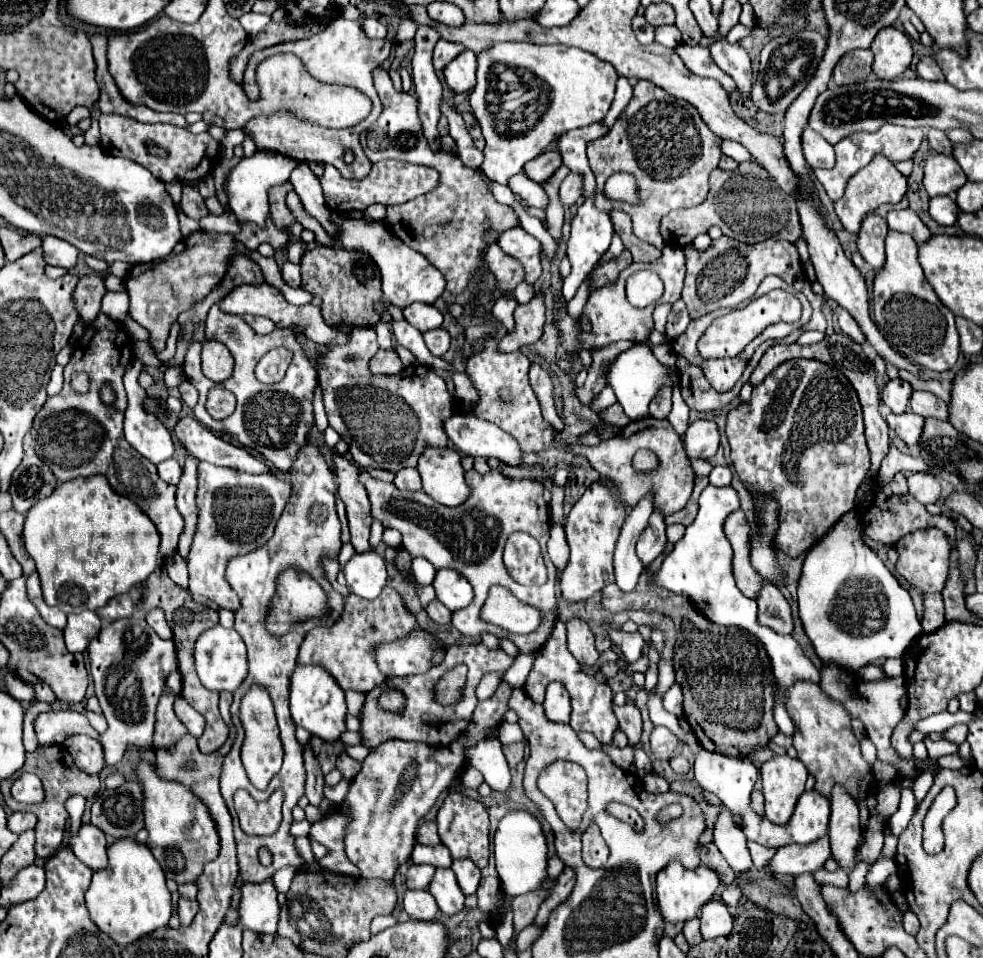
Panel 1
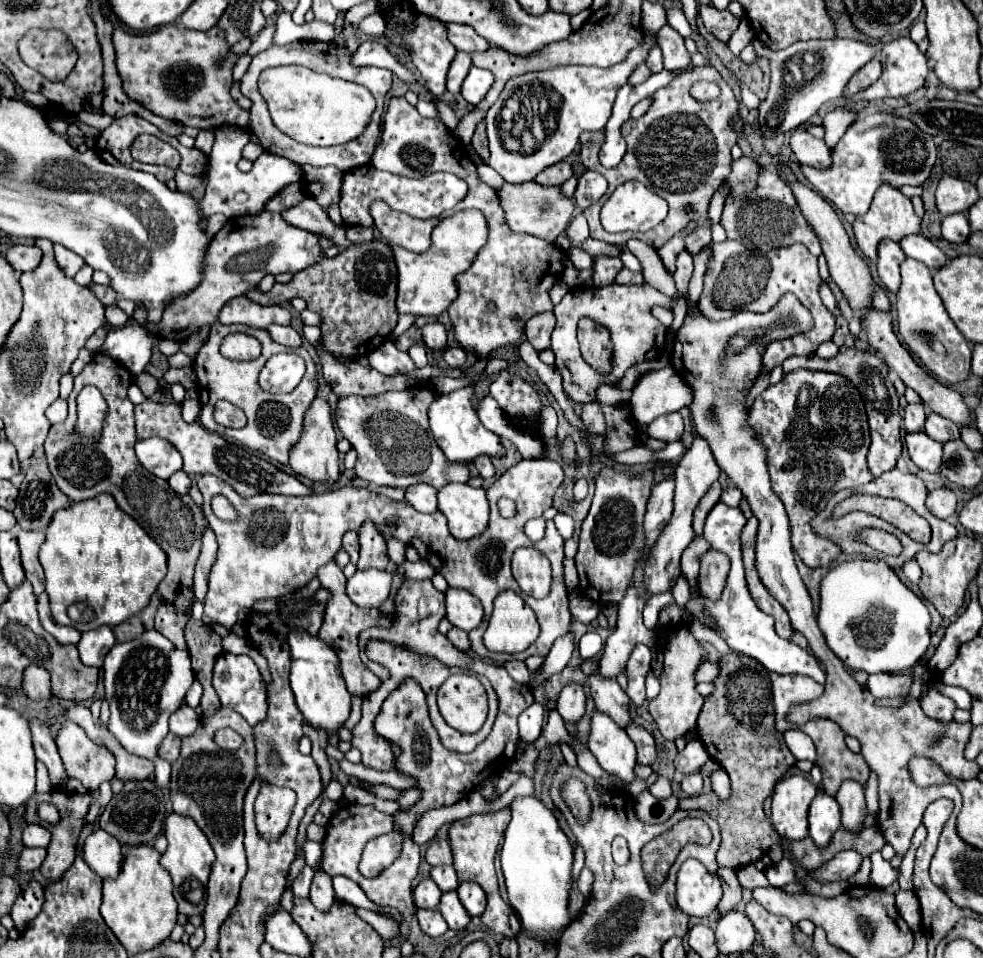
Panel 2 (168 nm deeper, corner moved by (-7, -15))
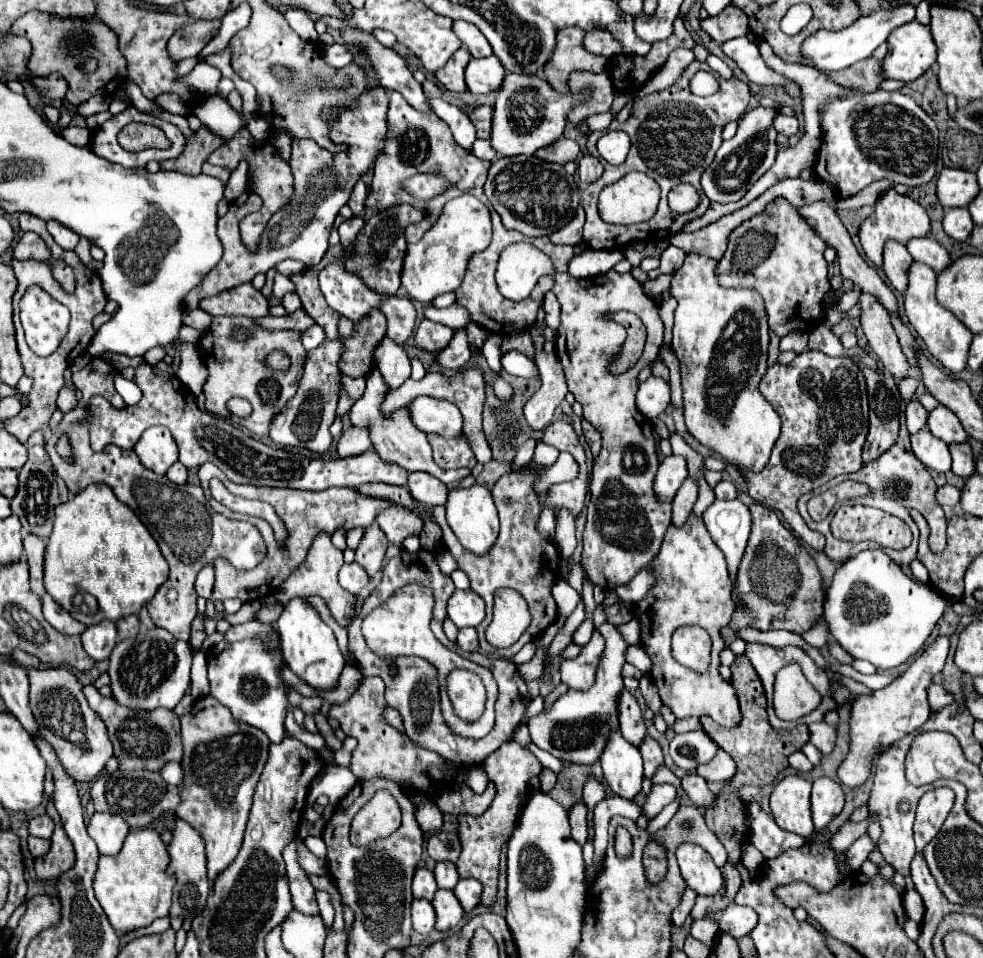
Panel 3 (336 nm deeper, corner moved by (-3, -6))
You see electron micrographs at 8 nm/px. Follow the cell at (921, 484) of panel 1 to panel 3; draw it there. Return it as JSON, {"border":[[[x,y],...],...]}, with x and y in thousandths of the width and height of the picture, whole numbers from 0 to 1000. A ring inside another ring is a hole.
{"border":[[[959,506],[953,510],[953,523],[955,527],[974,527],[976,525],[976,519],[978,519],[978,513],[969,506]]]}

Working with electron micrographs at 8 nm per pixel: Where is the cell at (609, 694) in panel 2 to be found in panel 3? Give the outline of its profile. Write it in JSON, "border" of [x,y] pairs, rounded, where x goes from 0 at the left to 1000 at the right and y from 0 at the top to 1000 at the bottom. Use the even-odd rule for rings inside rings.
{"border":[[[634,719],[630,723],[628,742],[630,742],[630,763],[632,763],[632,767],[640,776],[650,778],[652,769],[656,769],[658,763],[656,763],[656,755],[654,755],[654,746],[652,746],[650,734],[638,719]]]}

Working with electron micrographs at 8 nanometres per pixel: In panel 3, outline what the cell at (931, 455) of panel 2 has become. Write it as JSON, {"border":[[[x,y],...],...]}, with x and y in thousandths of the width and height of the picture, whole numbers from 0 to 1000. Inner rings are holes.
{"border":[[[943,446],[927,454],[927,469],[941,487],[959,492],[959,494],[967,490],[967,475],[965,475],[963,462],[953,458]]]}

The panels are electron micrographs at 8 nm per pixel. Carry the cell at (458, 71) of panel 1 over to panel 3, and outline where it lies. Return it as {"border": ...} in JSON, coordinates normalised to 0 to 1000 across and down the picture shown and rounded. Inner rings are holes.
{"border":[[[504,57],[479,62],[473,72],[473,87],[479,97],[497,97],[510,89],[514,72]]]}

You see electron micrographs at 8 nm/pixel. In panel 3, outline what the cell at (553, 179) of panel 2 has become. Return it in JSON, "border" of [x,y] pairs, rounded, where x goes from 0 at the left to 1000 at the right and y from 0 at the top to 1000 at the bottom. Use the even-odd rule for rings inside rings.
{"border":[[[571,145],[567,149],[563,149],[561,153],[554,153],[550,158],[546,158],[544,162],[556,170],[569,170],[569,172],[575,172],[579,168],[585,168],[589,164],[589,151],[587,147],[581,147],[581,145]]]}

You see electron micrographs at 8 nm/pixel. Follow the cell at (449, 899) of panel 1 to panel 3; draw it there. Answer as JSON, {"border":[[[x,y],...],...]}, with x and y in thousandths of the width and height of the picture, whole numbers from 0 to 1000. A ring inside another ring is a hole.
{"border":[[[447,928],[440,938],[440,947],[445,951],[445,972],[457,972],[471,959],[471,949],[467,938],[457,928]]]}

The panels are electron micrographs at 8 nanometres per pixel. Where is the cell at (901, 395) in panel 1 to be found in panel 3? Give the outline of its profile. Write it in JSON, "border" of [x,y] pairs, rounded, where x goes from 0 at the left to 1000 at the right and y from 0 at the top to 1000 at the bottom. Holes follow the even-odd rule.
{"border":[[[931,416],[925,419],[921,435],[923,435],[923,448],[925,448],[925,452],[937,450],[941,446],[941,442],[943,442],[943,429]]]}

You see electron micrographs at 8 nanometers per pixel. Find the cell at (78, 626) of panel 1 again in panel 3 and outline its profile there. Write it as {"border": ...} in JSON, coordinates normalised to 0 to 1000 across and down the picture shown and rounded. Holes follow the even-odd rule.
{"border":[[[103,648],[99,652],[91,652],[82,661],[82,669],[84,669],[84,677],[89,680],[89,684],[93,684],[97,690],[109,688],[113,677],[121,669],[117,650],[115,648]]]}

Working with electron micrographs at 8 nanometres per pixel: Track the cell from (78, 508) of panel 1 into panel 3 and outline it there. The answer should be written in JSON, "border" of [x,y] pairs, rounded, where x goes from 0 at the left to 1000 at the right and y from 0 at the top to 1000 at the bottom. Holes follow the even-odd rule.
{"border":[[[91,506],[68,525],[56,529],[56,546],[46,573],[46,617],[70,642],[84,652],[97,652],[105,646],[119,648],[141,636],[158,621],[160,613],[168,609],[172,590],[162,575],[162,569],[152,558],[150,550],[139,538],[123,525],[107,506]]]}

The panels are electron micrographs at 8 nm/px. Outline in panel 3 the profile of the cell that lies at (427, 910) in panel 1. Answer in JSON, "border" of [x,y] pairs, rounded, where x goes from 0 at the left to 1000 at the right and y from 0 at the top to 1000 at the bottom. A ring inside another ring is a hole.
{"border":[[[422,938],[418,945],[418,957],[420,957],[420,970],[424,974],[438,974],[443,970],[443,951],[440,945],[434,938]]]}

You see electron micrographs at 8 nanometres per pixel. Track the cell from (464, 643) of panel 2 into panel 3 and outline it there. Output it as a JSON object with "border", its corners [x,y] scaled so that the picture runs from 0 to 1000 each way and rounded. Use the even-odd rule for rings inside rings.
{"border":[[[475,654],[475,657],[469,657],[467,663],[465,663],[465,673],[471,677],[471,680],[483,680],[487,675],[487,669],[485,669],[485,659]]]}

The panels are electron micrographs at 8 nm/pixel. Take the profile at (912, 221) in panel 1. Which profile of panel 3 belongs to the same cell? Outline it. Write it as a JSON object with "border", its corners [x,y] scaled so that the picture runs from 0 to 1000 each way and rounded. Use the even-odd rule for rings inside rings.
{"border":[[[945,245],[941,247],[933,247],[933,249],[927,249],[923,254],[923,260],[927,264],[927,268],[931,272],[937,272],[945,279],[949,279],[953,285],[959,283],[963,277],[965,277],[965,264],[961,262],[961,258],[957,258],[951,249],[947,249]]]}

